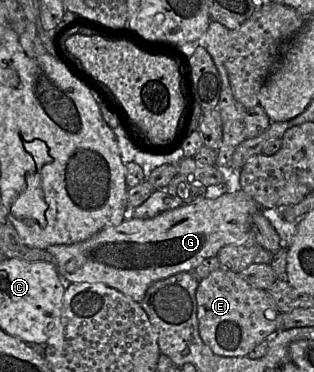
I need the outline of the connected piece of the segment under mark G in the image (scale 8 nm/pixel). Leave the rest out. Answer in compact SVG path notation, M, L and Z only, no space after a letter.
M244 191L208 199L195 200L153 218L125 219L117 226L107 226L90 238L70 245L51 245L46 251L56 259L58 274L70 283L103 283L140 303L153 283L180 272L192 272L205 259L214 257L228 244L245 239L250 231L251 216L261 210Z

